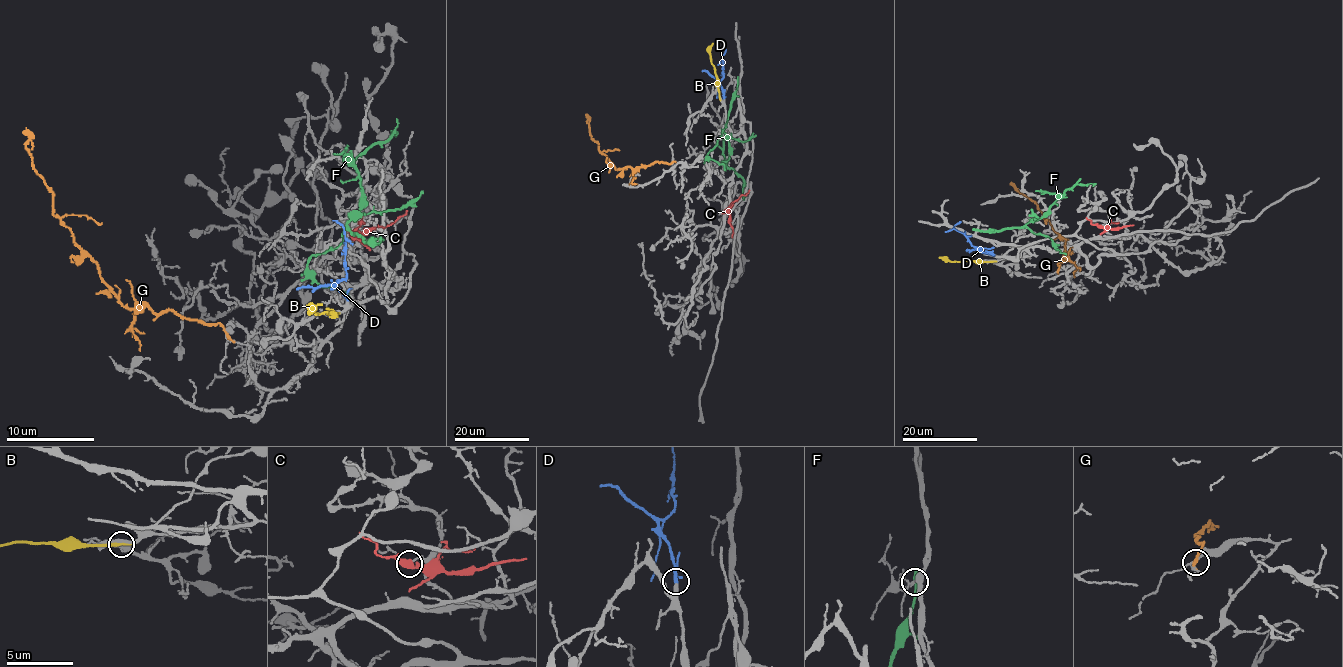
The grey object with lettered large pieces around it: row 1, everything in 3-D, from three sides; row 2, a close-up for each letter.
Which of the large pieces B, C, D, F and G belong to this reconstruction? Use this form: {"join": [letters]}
{"join": ["D"]}

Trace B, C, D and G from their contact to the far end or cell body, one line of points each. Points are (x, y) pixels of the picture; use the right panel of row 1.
B: (993, 261), (951, 261), (939, 257)
C: (1100, 226), (1119, 228), (1133, 225)
D: (994, 255), (979, 251), (954, 227), (960, 222)
G: (1057, 271), (1057, 264), (1064, 259), (1065, 240), (1054, 230), (1033, 200), (1021, 194), (1011, 182)

